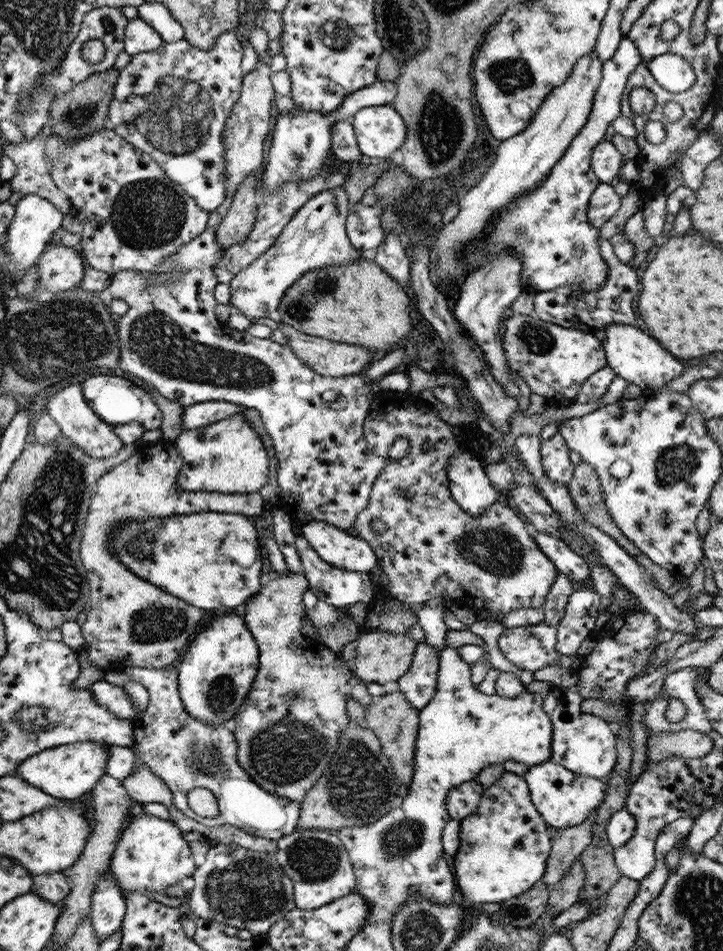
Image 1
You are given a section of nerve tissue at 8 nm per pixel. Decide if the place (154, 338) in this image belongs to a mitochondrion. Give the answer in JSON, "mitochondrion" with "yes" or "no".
{"mitochondrion":"yes"}

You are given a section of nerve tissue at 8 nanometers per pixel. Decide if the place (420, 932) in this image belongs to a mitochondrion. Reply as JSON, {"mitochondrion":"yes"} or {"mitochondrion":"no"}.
{"mitochondrion":"yes"}

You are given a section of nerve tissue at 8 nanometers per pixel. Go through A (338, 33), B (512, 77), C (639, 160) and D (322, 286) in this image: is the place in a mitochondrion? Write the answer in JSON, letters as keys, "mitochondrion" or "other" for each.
{"A":"mitochondrion","B":"mitochondrion","C":"other","D":"mitochondrion"}

